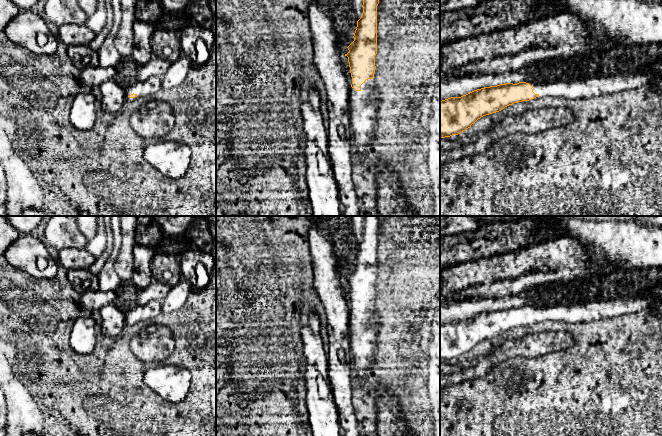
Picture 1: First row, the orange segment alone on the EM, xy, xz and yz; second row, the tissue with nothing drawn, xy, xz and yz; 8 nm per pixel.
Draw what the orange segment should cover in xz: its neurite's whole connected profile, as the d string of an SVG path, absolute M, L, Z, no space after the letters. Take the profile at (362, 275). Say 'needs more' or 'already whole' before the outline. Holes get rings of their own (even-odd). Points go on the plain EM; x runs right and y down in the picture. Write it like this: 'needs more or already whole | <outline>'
needs more | M364 216L363 237L357 245L354 257L354 265L347 271L350 297L352 301L351 311L351 340L350 348L353 354L353 367L359 379L366 379L367 373L377 362L378 324L371 316L367 321L361 314L361 309L366 304L374 301L375 280L377 278L377 230L379 228L379 216Z

